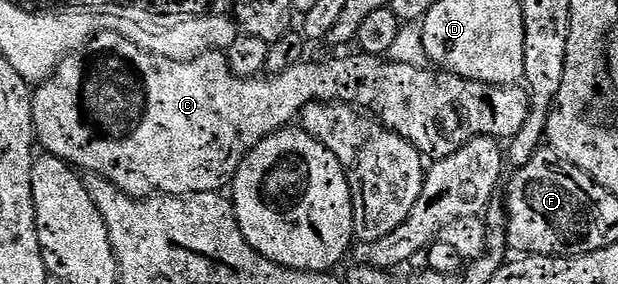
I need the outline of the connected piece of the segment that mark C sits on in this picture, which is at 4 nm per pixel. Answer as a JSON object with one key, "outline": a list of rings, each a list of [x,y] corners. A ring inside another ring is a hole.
{"outline":[[[99,32],[91,40],[86,41],[83,48],[77,48],[75,52],[66,56],[64,61],[56,67],[56,71],[35,89],[32,97],[32,113],[34,114],[36,139],[39,147],[47,155],[65,160],[73,169],[84,174],[101,176],[102,179],[109,180],[111,184],[118,186],[118,190],[126,193],[127,196],[147,198],[157,194],[161,196],[189,196],[199,192],[220,192],[227,189],[235,180],[240,163],[250,155],[254,146],[258,146],[258,142],[262,142],[270,134],[279,132],[281,128],[289,127],[307,104],[317,102],[351,104],[353,108],[361,109],[379,120],[385,128],[391,130],[393,137],[399,138],[401,136],[402,139],[409,140],[422,155],[432,156],[431,158],[454,154],[462,145],[470,143],[476,136],[511,138],[514,134],[518,134],[518,130],[522,130],[522,126],[526,122],[528,93],[523,87],[483,84],[477,80],[467,80],[461,76],[455,76],[453,72],[433,70],[431,67],[402,66],[384,56],[357,55],[348,56],[345,60],[328,60],[325,64],[301,62],[280,75],[265,75],[263,78],[244,80],[232,73],[228,65],[228,57],[224,52],[207,52],[192,60],[168,60],[164,56],[159,56],[157,52],[147,52],[117,32]]]}

